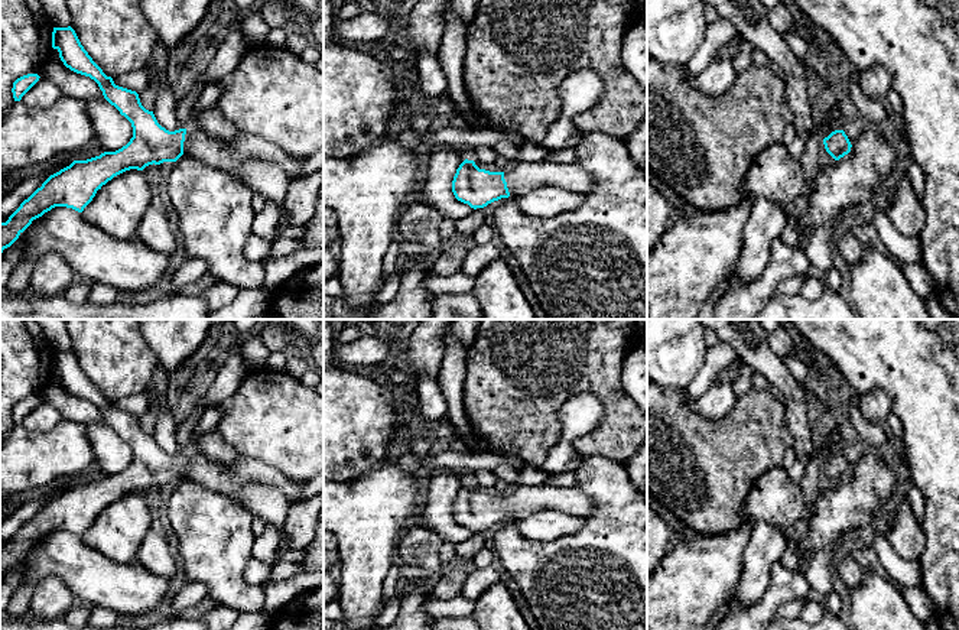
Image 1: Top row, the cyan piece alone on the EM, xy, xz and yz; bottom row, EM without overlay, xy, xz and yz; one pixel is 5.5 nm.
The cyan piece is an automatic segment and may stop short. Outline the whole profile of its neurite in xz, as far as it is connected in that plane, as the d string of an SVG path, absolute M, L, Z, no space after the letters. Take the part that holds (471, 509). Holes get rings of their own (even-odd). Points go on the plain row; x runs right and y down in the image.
M465 483L454 500L452 516L458 525L477 533L547 509L585 517L596 507L579 487L516 486L504 496L490 496Z

